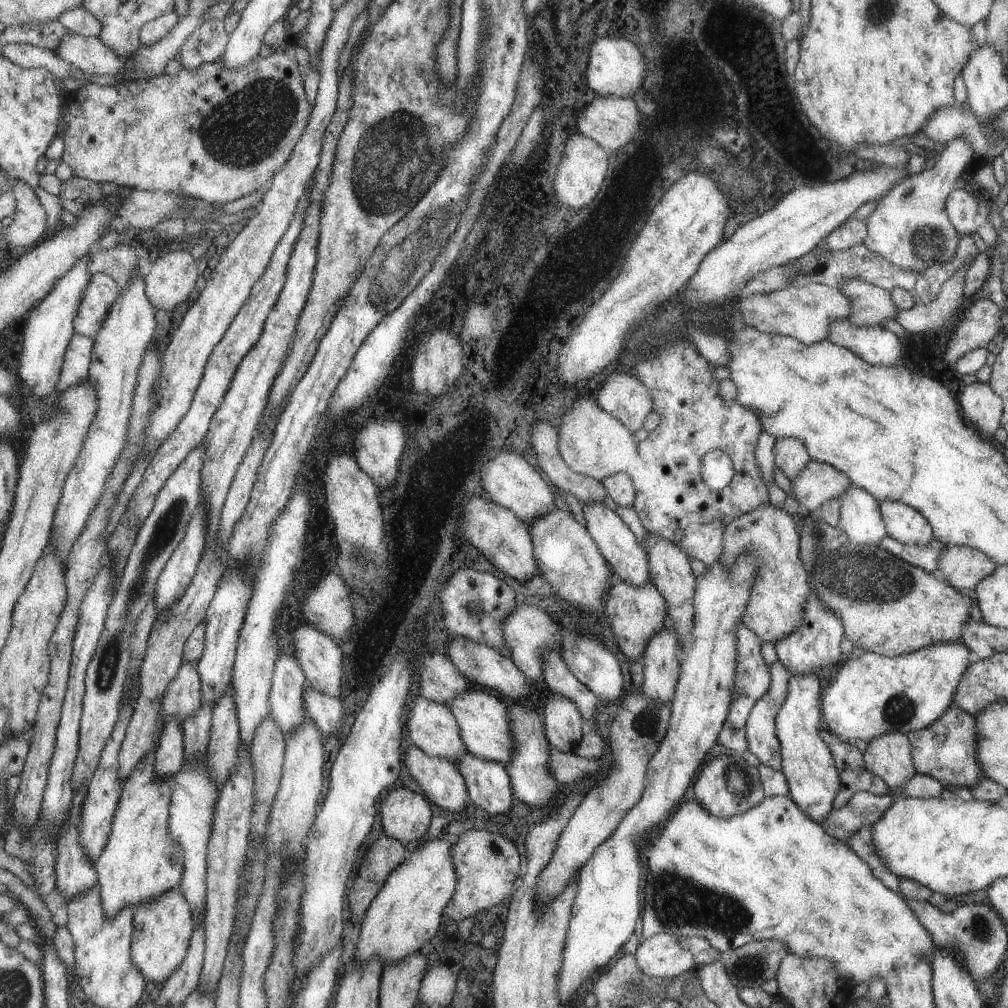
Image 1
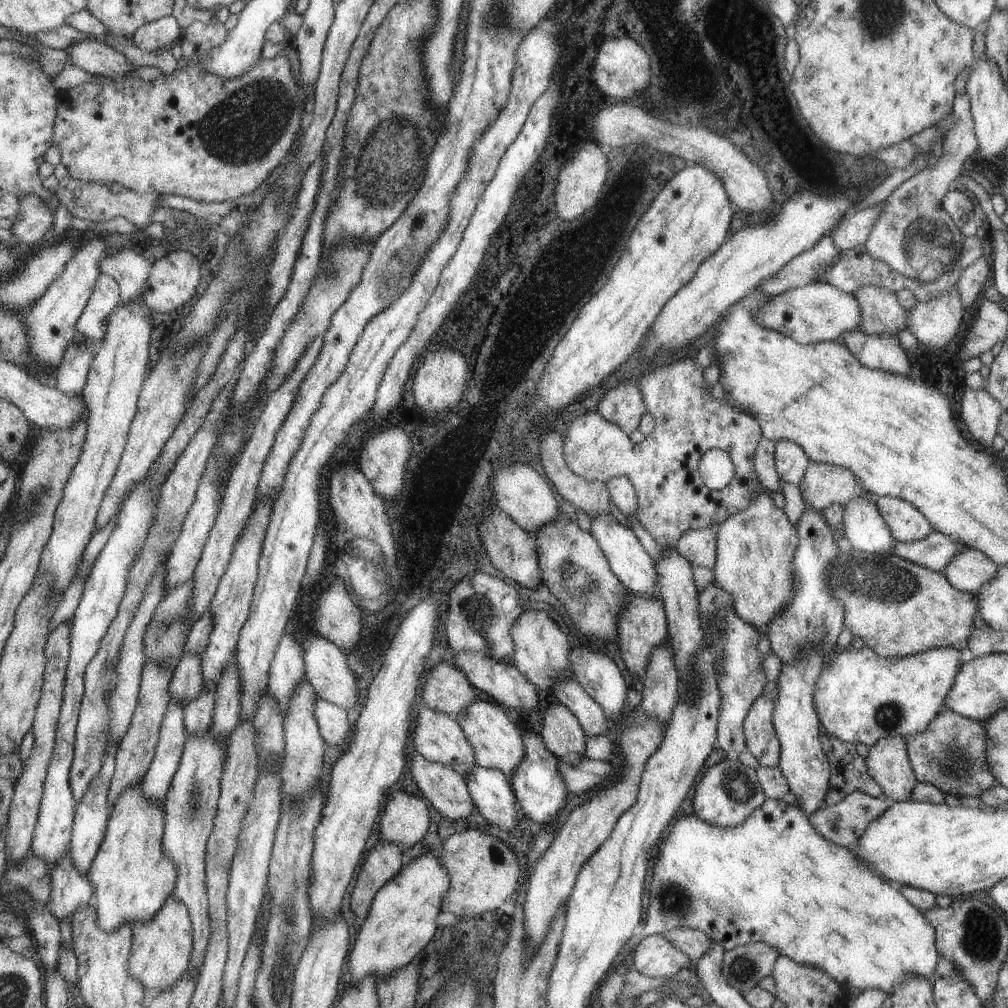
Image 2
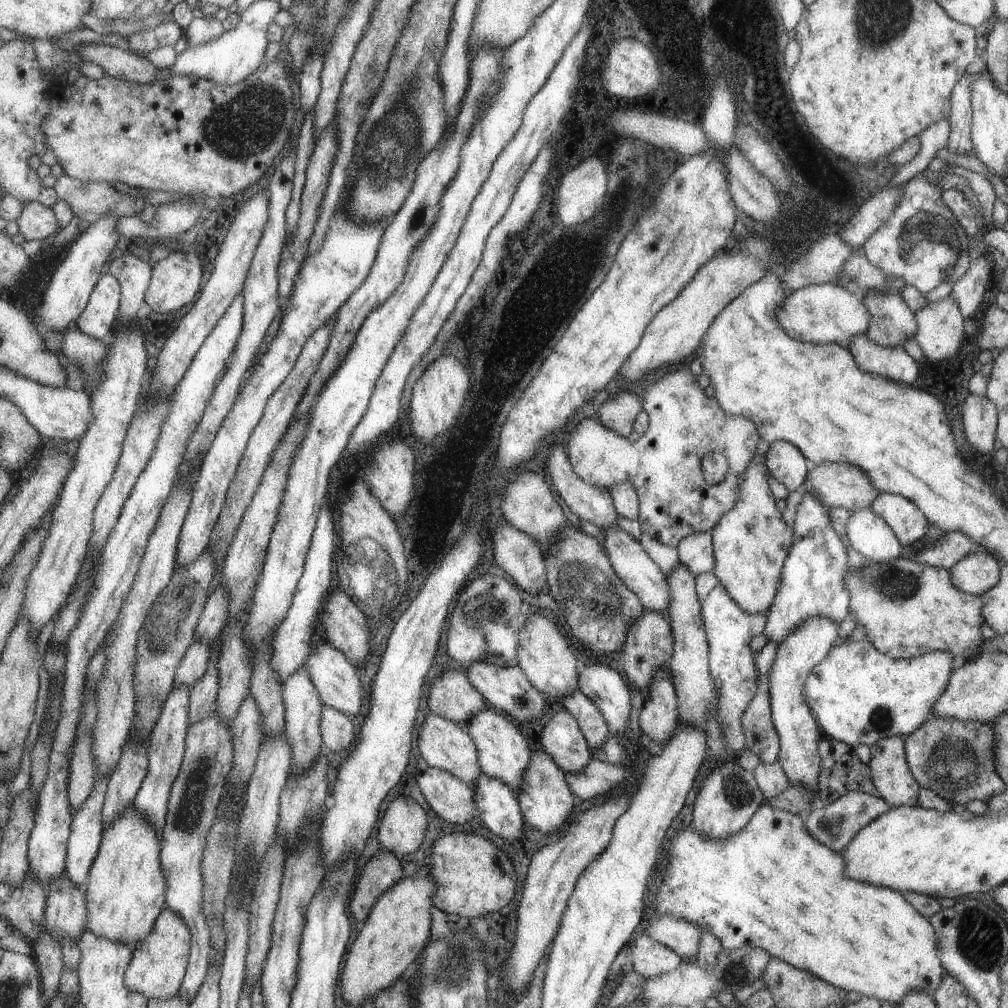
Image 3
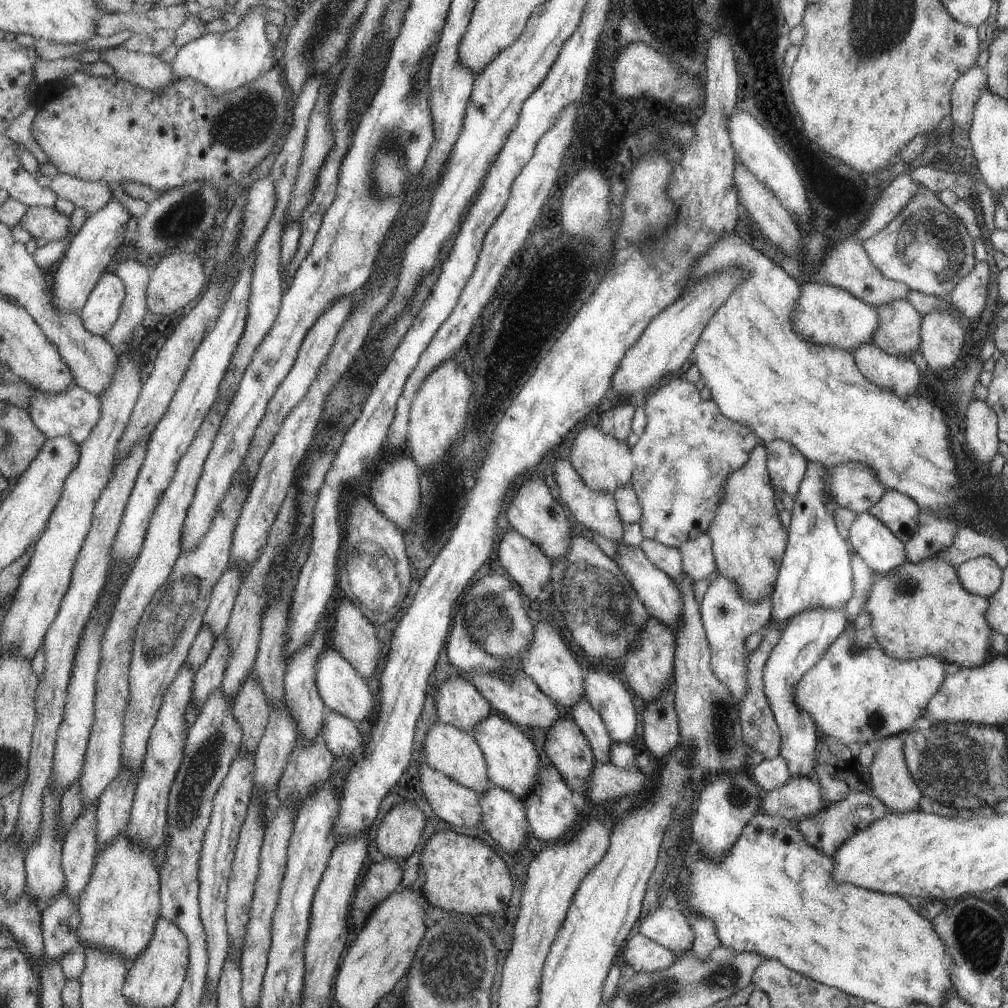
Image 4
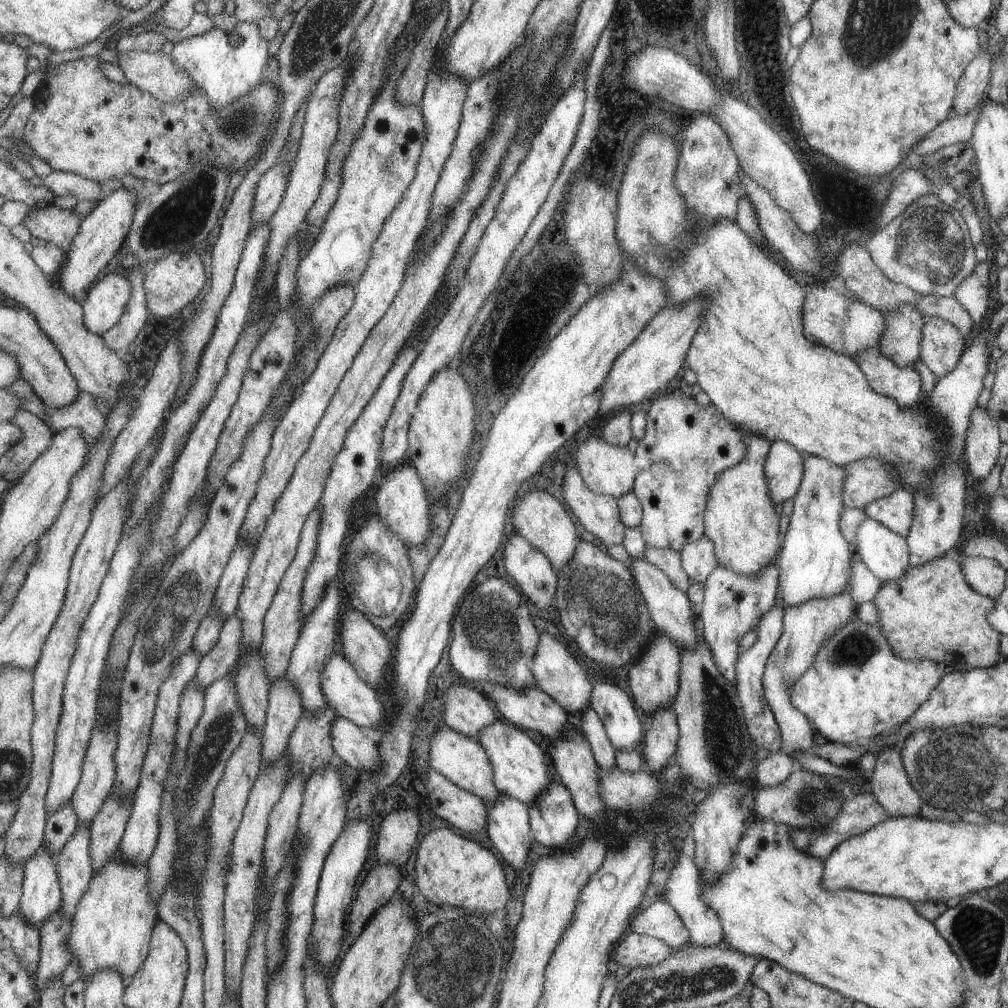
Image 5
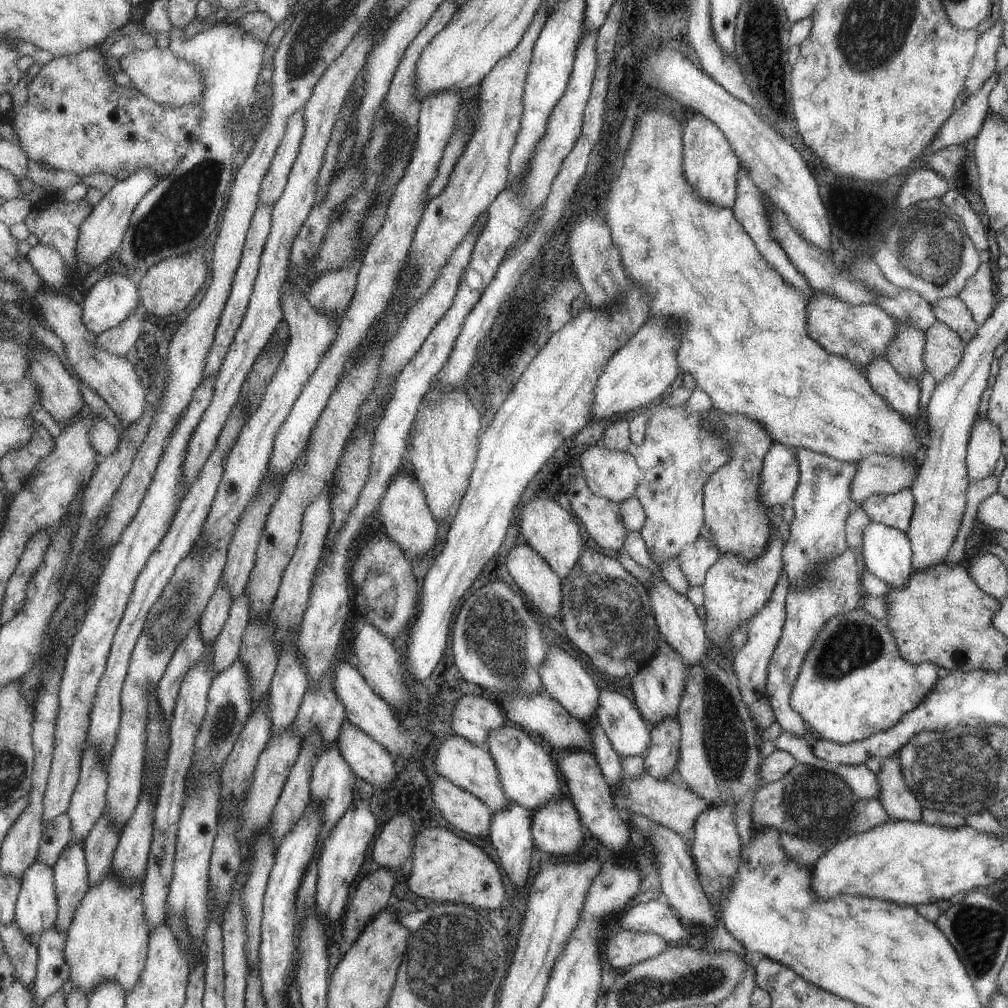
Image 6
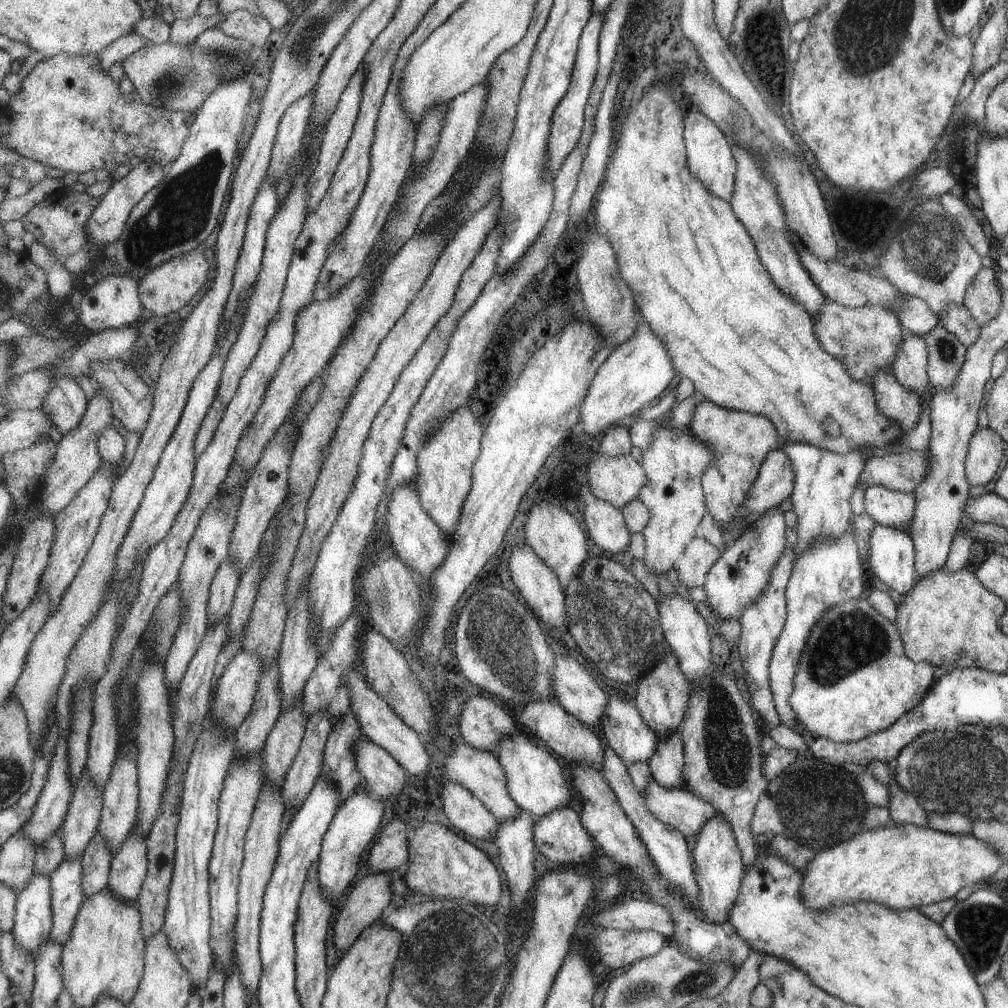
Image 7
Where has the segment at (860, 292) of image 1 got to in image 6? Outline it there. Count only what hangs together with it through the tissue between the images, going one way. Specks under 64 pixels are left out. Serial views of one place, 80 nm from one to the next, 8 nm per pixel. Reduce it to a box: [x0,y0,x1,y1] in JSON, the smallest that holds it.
[884,317,924,380]

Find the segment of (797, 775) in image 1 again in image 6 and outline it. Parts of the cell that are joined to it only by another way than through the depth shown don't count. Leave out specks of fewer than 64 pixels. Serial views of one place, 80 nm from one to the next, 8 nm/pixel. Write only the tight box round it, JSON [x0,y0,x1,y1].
[766,546,861,737]

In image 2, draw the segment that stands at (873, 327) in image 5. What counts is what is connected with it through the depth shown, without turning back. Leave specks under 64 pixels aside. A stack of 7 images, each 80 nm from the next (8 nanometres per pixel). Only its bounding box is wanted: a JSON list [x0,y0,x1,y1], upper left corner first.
[753,281,861,344]

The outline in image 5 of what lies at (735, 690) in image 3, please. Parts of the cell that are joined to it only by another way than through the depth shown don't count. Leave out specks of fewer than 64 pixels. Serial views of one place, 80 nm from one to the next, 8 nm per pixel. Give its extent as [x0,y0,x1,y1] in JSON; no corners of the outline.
[697,560,778,684]

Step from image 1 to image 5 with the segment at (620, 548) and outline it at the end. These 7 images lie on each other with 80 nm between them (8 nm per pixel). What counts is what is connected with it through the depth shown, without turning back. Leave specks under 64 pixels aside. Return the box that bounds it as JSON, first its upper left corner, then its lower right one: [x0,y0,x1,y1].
[630,557,701,650]

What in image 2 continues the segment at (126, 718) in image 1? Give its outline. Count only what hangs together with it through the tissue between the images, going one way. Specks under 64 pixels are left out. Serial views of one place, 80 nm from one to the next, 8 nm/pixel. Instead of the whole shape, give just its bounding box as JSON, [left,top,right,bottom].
[70,743,119,875]

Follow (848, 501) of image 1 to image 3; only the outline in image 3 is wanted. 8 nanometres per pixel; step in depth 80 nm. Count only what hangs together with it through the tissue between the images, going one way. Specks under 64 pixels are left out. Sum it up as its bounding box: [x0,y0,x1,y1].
[846,506,903,561]

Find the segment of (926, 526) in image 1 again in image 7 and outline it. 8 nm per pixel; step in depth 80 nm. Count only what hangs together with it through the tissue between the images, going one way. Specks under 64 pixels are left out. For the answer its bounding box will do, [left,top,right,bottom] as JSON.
[864,485,914,527]

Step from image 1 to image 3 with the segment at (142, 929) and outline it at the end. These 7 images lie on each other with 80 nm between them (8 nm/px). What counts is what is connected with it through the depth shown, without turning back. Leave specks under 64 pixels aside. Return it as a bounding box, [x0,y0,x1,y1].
[126,909,192,1001]

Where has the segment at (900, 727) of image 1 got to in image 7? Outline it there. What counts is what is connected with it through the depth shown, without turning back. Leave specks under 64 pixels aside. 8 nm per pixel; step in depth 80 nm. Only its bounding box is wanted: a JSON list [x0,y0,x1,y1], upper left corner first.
[789,596,933,743]

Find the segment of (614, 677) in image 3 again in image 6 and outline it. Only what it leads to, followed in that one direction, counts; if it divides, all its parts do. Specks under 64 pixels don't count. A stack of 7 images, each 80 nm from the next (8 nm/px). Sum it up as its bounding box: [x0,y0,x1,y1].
[594,689,650,757]

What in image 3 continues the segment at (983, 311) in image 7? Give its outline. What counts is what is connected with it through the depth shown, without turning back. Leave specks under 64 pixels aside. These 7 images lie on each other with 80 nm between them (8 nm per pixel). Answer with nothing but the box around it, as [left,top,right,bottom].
[947,254,989,318]

